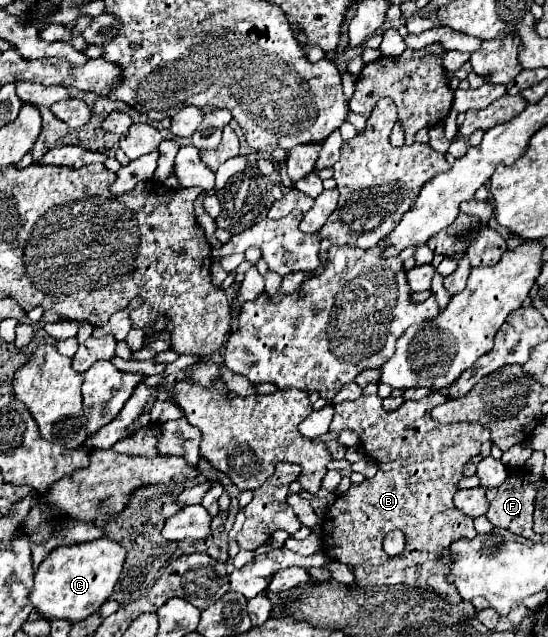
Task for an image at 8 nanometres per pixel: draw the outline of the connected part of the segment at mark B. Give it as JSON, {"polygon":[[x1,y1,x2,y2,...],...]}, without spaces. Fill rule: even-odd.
{"polygon":[[431,393,421,401,405,401,399,409,385,411,379,395,361,395,355,401,335,405,329,431,353,429,363,443,365,455,377,463,379,471,373,479,365,479,361,485,353,483,329,505,321,521,321,539,329,559,341,561,353,569,357,585,409,585,437,593,447,603,459,605,463,599,455,593,455,585,447,581,447,561,443,561,443,549,461,537,475,537,477,531,473,527,473,517,467,517,453,505,453,495,457,493,457,483,463,479,463,465,479,453,479,447,491,439,491,433,487,427,477,423,441,425,433,421,429,411,445,401,447,398,443,395],[393,529,405,533,405,551,397,557,389,557,381,545,385,535]]}

